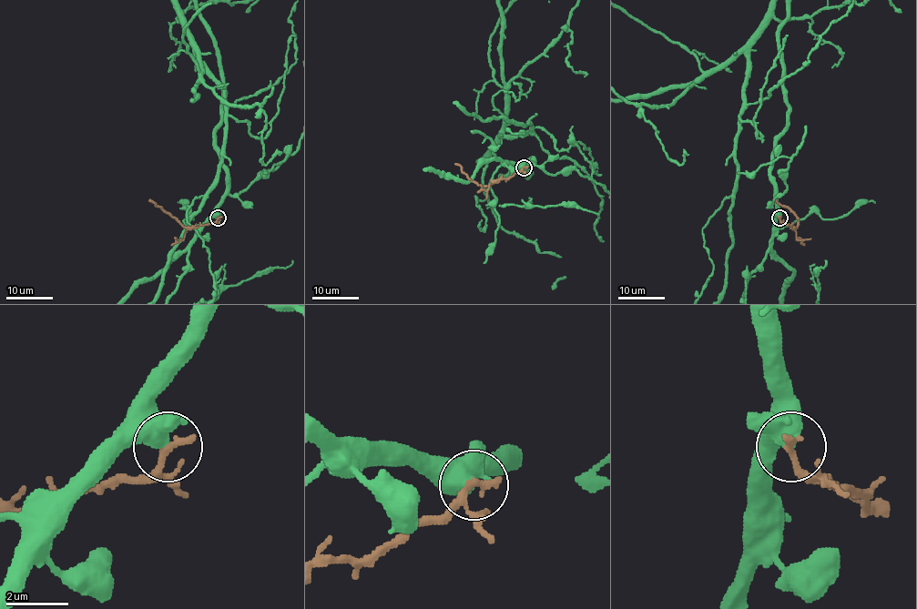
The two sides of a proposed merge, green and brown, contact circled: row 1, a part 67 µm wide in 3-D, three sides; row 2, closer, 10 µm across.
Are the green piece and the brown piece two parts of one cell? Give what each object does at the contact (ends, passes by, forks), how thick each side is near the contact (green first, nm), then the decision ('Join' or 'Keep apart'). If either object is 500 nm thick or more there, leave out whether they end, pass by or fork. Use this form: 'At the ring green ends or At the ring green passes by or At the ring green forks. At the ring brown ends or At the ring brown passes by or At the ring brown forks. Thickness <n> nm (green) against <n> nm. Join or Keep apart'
At the ring green forks. At the ring brown ends. Thickness 360 nm (green) against 320 nm. Keep apart

